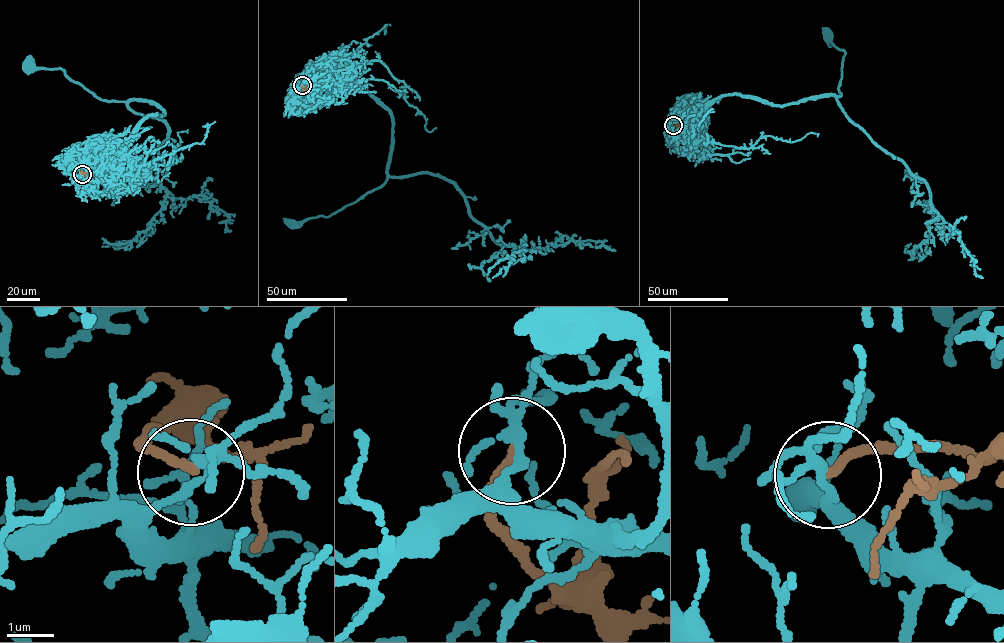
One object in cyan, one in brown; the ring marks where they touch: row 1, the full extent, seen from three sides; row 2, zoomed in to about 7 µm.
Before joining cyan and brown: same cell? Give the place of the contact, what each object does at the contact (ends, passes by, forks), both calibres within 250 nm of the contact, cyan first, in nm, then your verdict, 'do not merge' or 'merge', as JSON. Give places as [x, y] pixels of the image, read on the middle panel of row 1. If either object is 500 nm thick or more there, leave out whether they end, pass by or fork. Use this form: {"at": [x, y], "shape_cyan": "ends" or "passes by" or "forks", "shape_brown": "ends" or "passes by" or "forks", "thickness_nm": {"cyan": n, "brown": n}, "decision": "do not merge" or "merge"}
{"at": [302, 85], "shape_cyan": "forks", "shape_brown": "ends", "thickness_nm": {"cyan": 150, "brown": 160}, "decision": "do not merge"}

